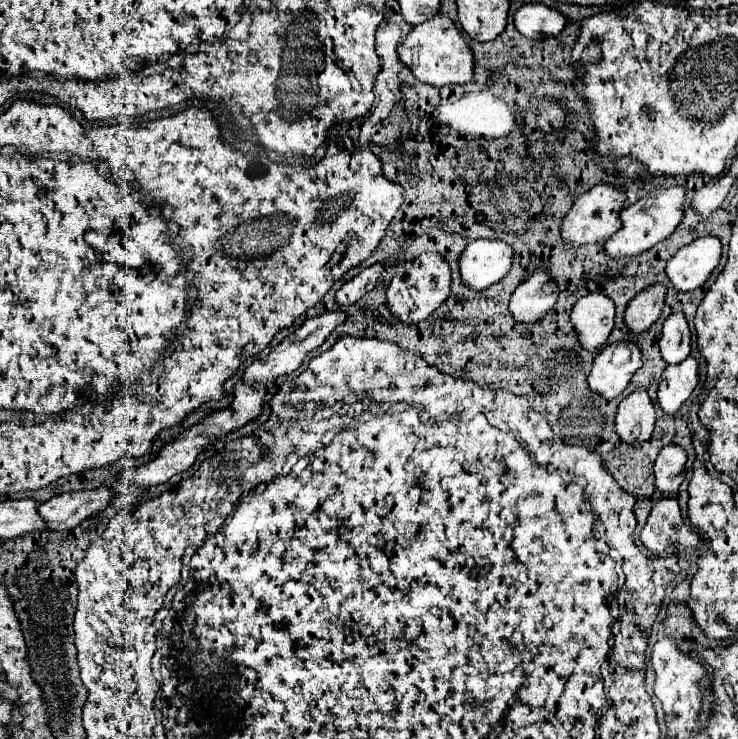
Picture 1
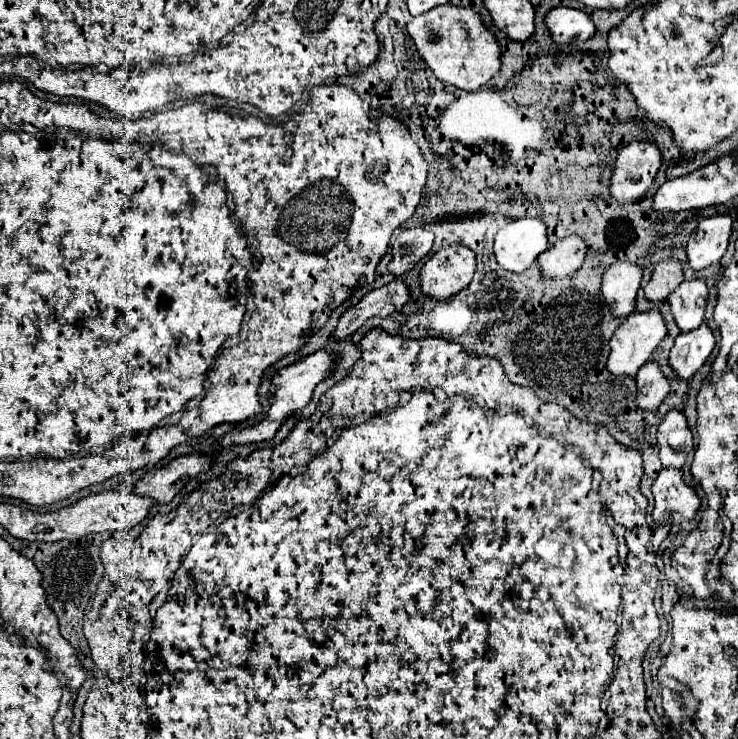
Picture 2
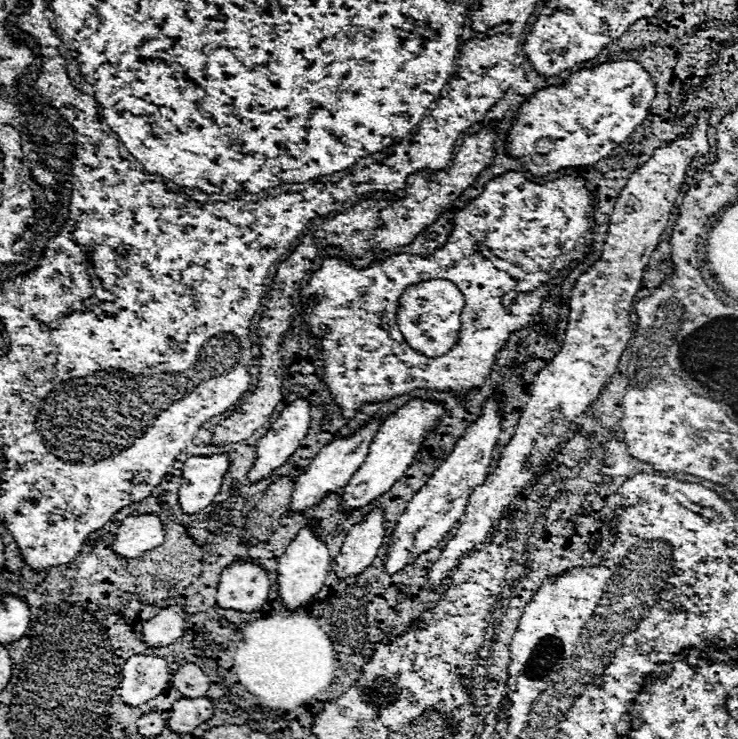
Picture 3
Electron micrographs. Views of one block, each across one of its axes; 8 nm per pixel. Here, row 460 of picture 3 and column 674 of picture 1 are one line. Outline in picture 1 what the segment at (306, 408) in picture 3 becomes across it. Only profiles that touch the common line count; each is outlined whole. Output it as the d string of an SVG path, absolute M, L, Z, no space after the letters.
M716 236L696 238L682 246L672 260L668 260L666 274L676 290L690 292L700 288L722 256L722 244Z

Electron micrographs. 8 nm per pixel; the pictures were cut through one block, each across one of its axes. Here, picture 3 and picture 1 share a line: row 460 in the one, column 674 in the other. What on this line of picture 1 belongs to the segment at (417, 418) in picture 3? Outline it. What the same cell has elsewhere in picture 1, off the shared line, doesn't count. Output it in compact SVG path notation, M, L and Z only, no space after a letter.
M686 358L684 362L676 366L666 366L660 378L658 388L658 404L666 414L674 414L684 400L690 396L690 392L698 384L698 360Z

